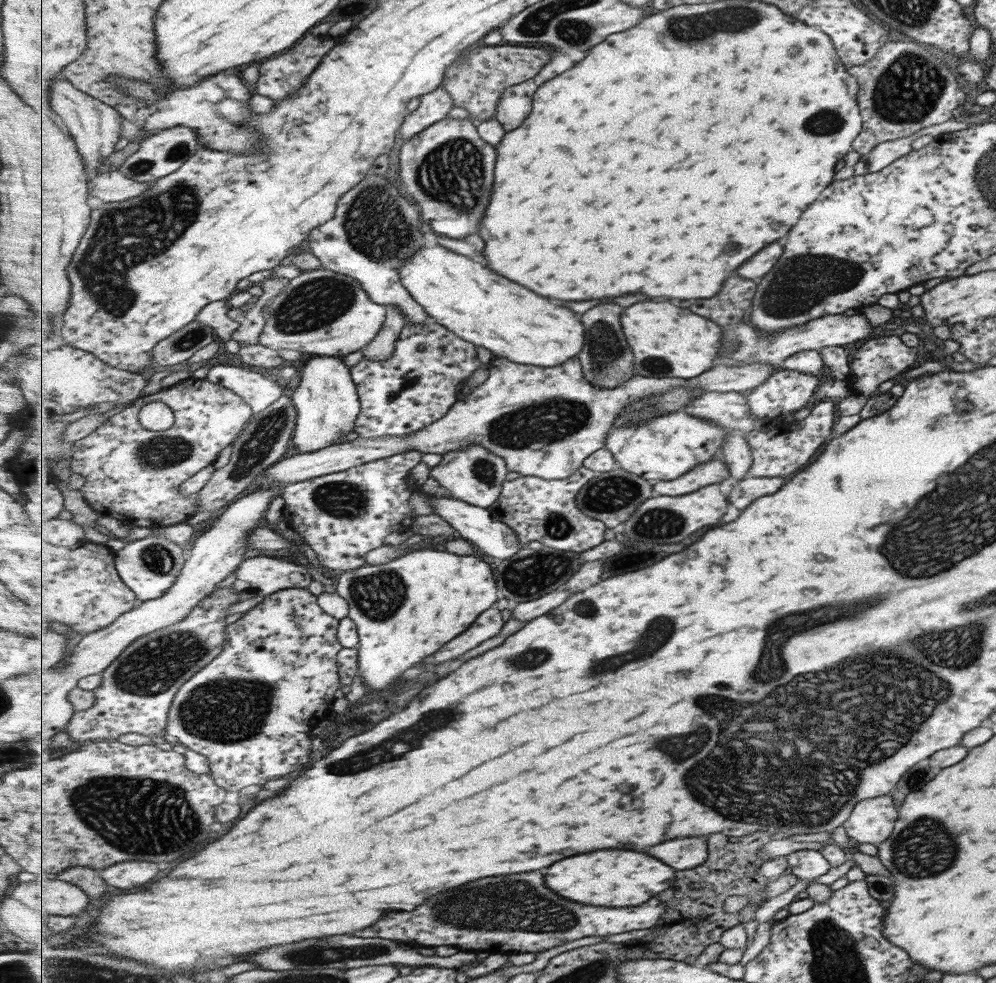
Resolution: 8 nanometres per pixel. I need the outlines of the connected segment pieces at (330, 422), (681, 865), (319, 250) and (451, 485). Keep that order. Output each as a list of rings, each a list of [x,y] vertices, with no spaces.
[[[311,355],[303,366],[301,380],[291,397],[298,408],[298,421],[292,442],[296,445],[297,454],[317,452],[333,444],[337,444],[341,438],[355,431],[355,424],[359,413],[362,412],[362,399],[359,396],[358,386],[351,374],[351,368],[347,367],[341,356]]]
[[[675,838],[671,842],[663,842],[663,846],[653,846],[649,854],[663,858],[663,862],[677,870],[691,870],[707,862],[710,850],[705,838]]]
[[[369,172],[359,185],[343,194],[335,217],[313,229],[309,238],[309,250],[320,260],[321,268],[355,278],[373,302],[397,306],[407,316],[408,323],[420,326],[431,324],[432,318],[403,285],[399,270],[425,246],[427,242],[419,208],[413,206],[393,182],[375,172]]]
[[[467,446],[465,450],[453,450],[442,456],[441,462],[431,471],[431,476],[440,483],[455,499],[459,499],[473,506],[489,508],[495,505],[499,496],[503,494],[503,484],[507,480],[509,469],[505,458],[497,456],[479,446]]]

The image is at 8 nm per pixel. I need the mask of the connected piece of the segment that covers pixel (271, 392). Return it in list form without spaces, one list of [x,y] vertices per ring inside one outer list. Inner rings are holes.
[[[226,364],[211,366],[204,379],[233,389],[242,396],[253,410],[251,419],[273,402],[277,402],[281,396],[286,395],[286,388],[281,387],[279,382],[237,366]]]

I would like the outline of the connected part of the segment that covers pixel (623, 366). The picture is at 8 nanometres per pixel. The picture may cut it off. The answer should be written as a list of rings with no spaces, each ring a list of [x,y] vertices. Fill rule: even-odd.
[[[601,304],[583,316],[583,322],[587,328],[587,346],[579,354],[579,360],[583,362],[585,378],[593,386],[617,388],[635,376],[635,356],[633,356],[633,348],[629,346],[623,334],[621,314],[623,314],[621,306]]]

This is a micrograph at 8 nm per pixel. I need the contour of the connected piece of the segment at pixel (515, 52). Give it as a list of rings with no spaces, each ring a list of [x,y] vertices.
[[[504,43],[486,47],[474,46],[467,51],[467,55],[469,55],[467,64],[456,61],[450,65],[442,86],[453,95],[455,106],[465,108],[470,117],[481,121],[487,121],[496,116],[499,100],[507,89],[535,78],[553,57],[551,52],[543,48]]]

